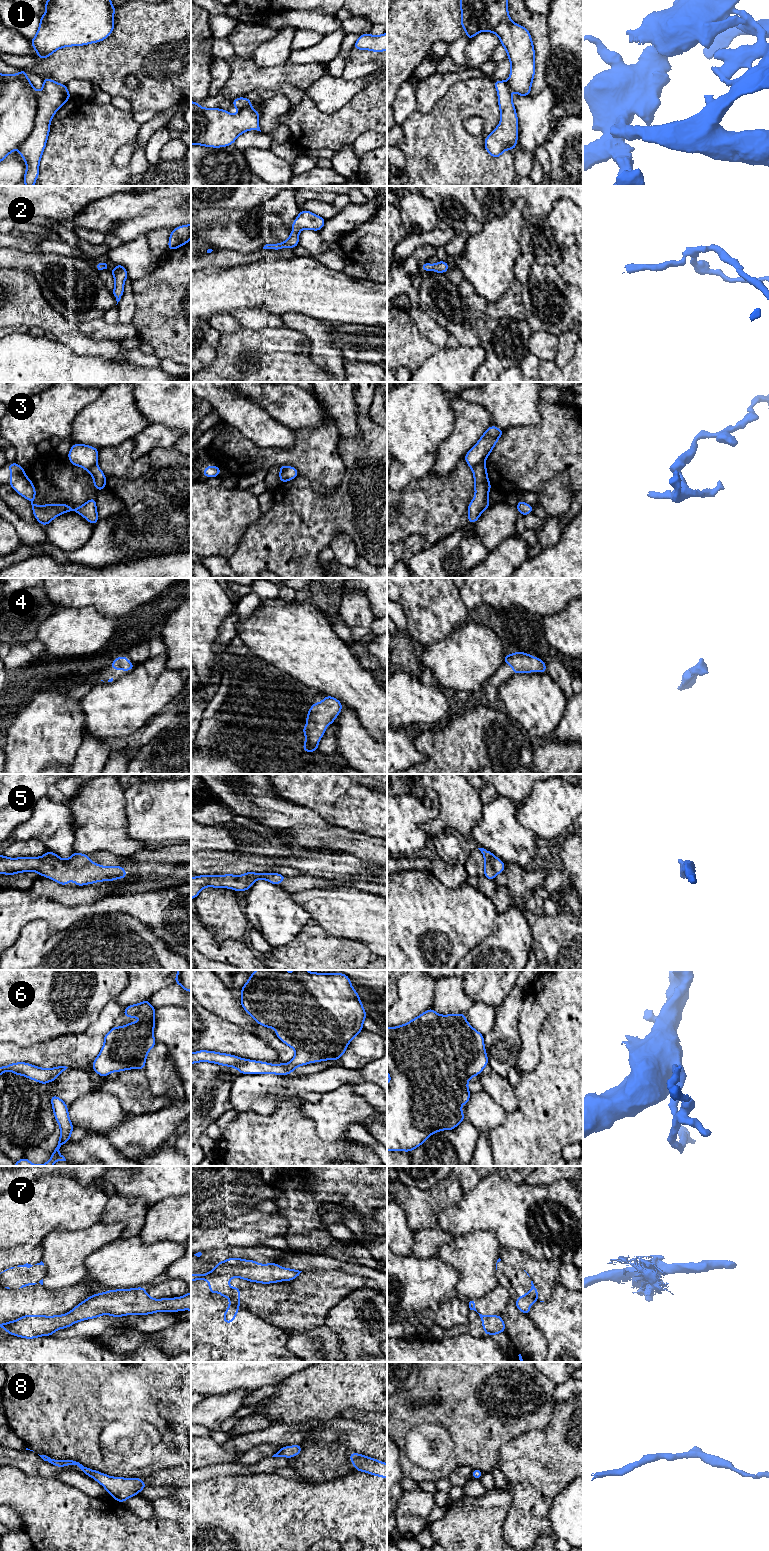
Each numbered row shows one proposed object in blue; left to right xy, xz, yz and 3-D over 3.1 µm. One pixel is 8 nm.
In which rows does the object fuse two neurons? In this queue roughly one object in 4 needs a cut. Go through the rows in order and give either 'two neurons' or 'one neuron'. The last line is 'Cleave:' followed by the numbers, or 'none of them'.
1: one neuron
2: one neuron
3: two neurons
4: one neuron
5: one neuron
6: one neuron
7: one neuron
8: one neuron
Cleave: 3

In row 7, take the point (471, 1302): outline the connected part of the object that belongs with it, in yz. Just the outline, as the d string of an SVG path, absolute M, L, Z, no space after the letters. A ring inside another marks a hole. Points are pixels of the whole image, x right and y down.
M469 1299L467 1301L467 1304L470 1310L474 1310L477 1312L475 1308L475 1302L476 1302L476 1299ZM480 1313L478 1314L481 1318L485 1335L493 1335L493 1334L498 1335L499 1333L506 1331L505 1324L503 1319L501 1318L501 1315L486 1316Z

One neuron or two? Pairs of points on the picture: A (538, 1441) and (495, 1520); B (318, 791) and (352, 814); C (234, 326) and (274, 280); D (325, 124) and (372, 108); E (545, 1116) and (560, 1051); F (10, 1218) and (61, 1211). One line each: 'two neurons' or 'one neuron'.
A: two neurons
B: one neuron
C: two neurons
D: one neuron
E: one neuron
F: one neuron

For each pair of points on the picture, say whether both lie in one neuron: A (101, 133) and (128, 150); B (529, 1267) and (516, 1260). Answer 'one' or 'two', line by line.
A: two
B: one

